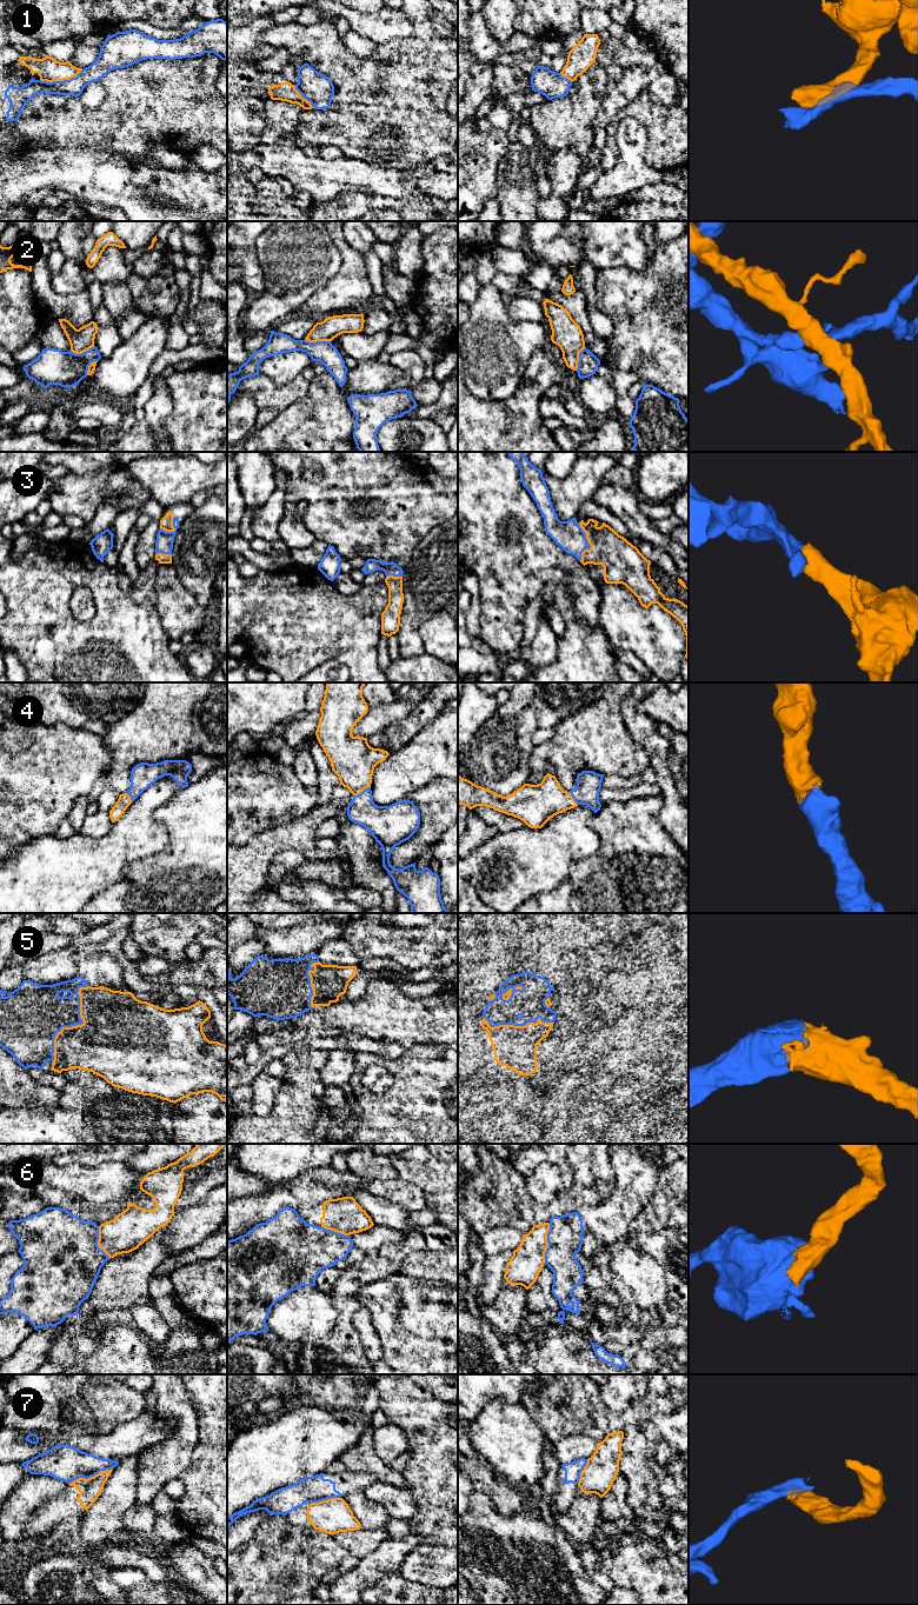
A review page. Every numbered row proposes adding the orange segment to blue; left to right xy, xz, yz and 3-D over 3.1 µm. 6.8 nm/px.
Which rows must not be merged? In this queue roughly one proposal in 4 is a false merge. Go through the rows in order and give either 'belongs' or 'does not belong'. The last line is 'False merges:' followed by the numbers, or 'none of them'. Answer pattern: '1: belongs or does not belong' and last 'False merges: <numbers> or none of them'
1: does not belong
2: does not belong
3: belongs
4: belongs
5: belongs
6: does not belong
7: does not belong
False merges: 1, 2, 6, 7

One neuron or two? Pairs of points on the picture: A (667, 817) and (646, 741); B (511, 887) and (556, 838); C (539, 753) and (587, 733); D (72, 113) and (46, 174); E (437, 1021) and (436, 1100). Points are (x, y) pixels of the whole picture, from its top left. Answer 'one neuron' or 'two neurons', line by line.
A: one neuron
B: one neuron
C: two neurons
D: two neurons
E: two neurons

